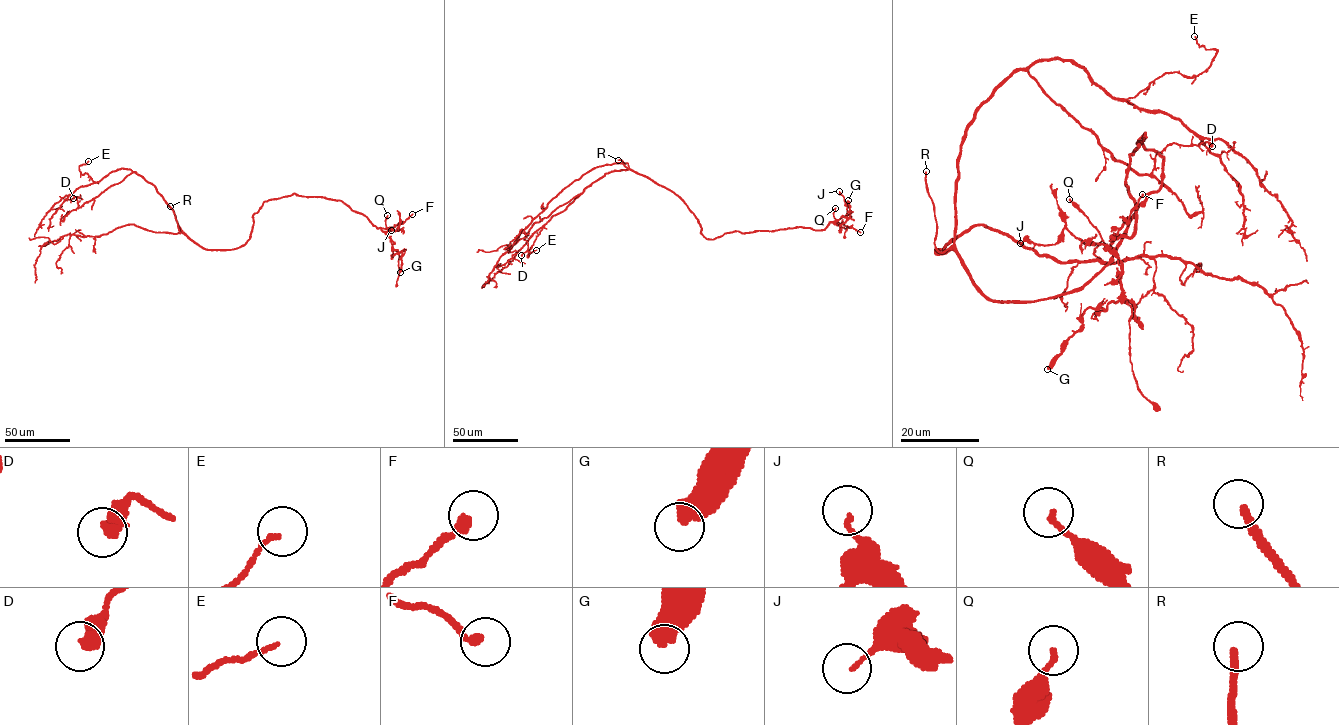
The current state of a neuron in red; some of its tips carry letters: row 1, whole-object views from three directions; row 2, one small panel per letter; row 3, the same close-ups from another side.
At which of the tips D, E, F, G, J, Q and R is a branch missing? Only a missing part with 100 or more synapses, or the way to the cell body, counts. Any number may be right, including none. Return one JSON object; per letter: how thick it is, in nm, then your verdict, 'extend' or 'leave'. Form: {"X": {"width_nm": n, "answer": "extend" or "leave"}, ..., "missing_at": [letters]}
{"D": {"width_nm": 440, "answer": "leave"}, "E": {"width_nm": 120, "answer": "leave"}, "F": {"width_nm": 240, "answer": "leave"}, "G": {"width_nm": 550, "answer": "leave"}, "J": {"width_nm": 130, "answer": "leave"}, "Q": {"width_nm": 150, "answer": "leave"}, "R": {"width_nm": 240, "answer": "extend"}, "missing_at": ["R"]}

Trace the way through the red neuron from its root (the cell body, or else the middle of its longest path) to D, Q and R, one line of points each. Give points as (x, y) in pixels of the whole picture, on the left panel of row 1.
D: (220, 249), (205, 249), (195, 243), (156, 187), (135, 172), (81, 207), (76, 199), (80, 197), (73, 198)
Q: (220, 249), (246, 243), (253, 215), (264, 202), (294, 193), (340, 200), (382, 231), (388, 230), (387, 215)
R: (220, 249), (205, 249), (180, 233), (170, 206)

